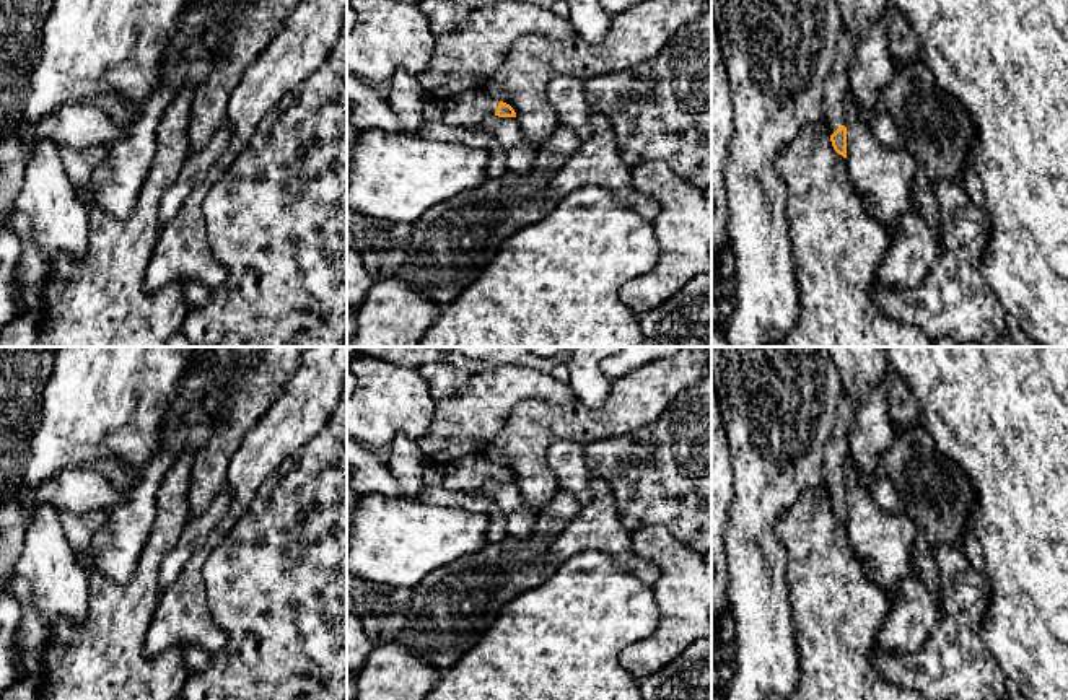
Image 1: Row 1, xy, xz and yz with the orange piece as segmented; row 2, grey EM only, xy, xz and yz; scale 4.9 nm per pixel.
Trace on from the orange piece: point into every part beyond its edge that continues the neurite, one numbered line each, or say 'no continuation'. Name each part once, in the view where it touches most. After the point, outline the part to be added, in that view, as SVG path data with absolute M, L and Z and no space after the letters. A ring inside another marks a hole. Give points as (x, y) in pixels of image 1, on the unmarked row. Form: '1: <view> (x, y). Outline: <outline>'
1: xz (471, 472). Outline: M482 453L440 466L443 472L440 487L453 492L480 490L487 482L495 480L500 467L498 464L484 457Z

